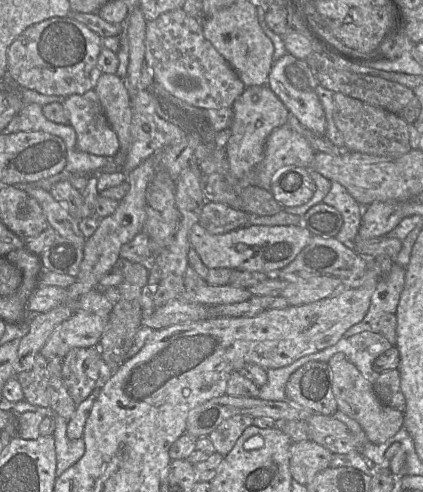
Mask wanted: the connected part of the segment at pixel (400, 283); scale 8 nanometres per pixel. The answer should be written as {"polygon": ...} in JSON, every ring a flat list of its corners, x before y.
{"polygon":[[393,262,388,275,378,280,370,306,361,322,352,326,343,335,348,338,364,331,379,333,379,320,386,313,396,313,405,284,406,269]]}

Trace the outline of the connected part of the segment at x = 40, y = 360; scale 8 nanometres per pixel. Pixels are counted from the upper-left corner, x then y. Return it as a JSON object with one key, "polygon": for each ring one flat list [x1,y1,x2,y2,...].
{"polygon":[[40,353,29,371,21,372,16,377,21,385,24,400,37,407,50,407,48,360]]}

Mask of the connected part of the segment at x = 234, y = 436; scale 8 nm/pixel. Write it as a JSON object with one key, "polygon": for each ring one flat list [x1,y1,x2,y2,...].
{"polygon":[[235,415,223,421,207,437,214,445,215,451,226,456,235,446,244,430,253,425,254,418,248,415]]}

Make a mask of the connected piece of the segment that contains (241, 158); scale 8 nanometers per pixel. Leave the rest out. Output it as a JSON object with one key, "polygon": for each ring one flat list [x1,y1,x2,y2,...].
{"polygon":[[268,85,246,87,231,108,233,110,233,119,229,127,231,135,225,151,233,176,241,185,249,186,249,173,262,161,268,136,276,128,287,124,290,112]]}

